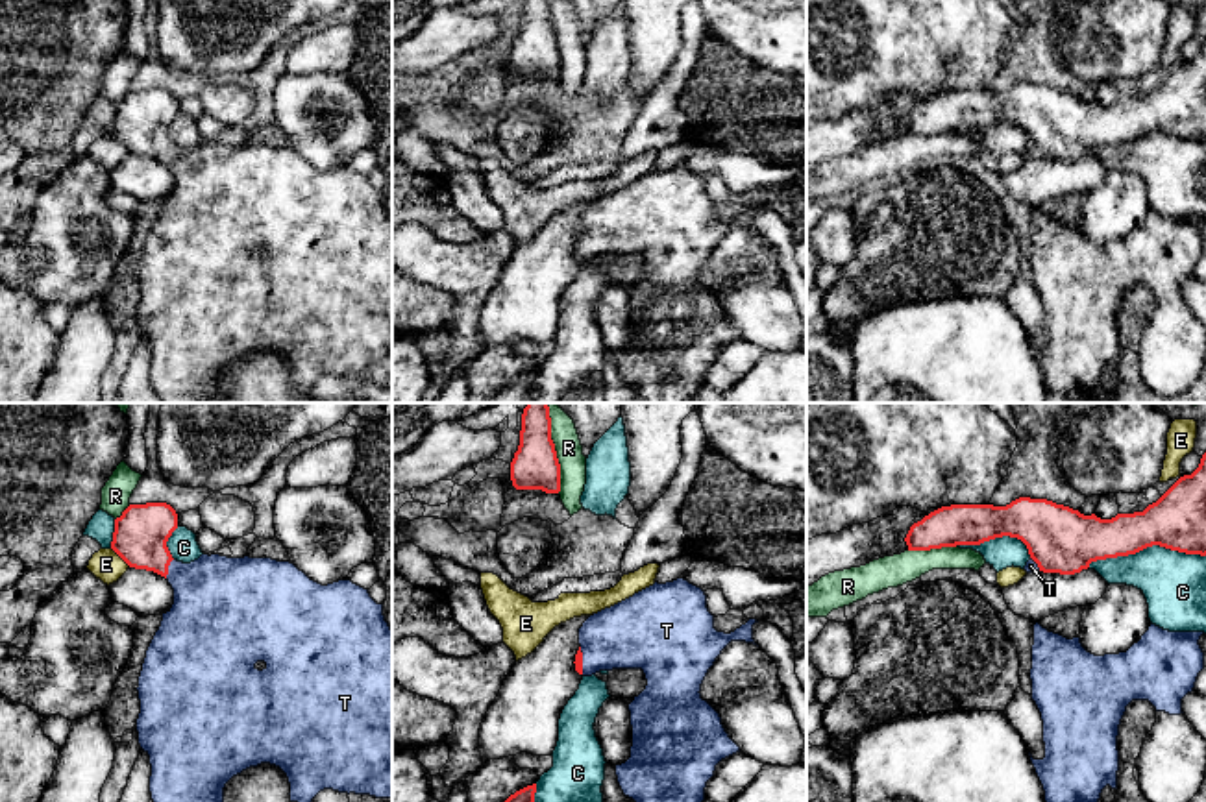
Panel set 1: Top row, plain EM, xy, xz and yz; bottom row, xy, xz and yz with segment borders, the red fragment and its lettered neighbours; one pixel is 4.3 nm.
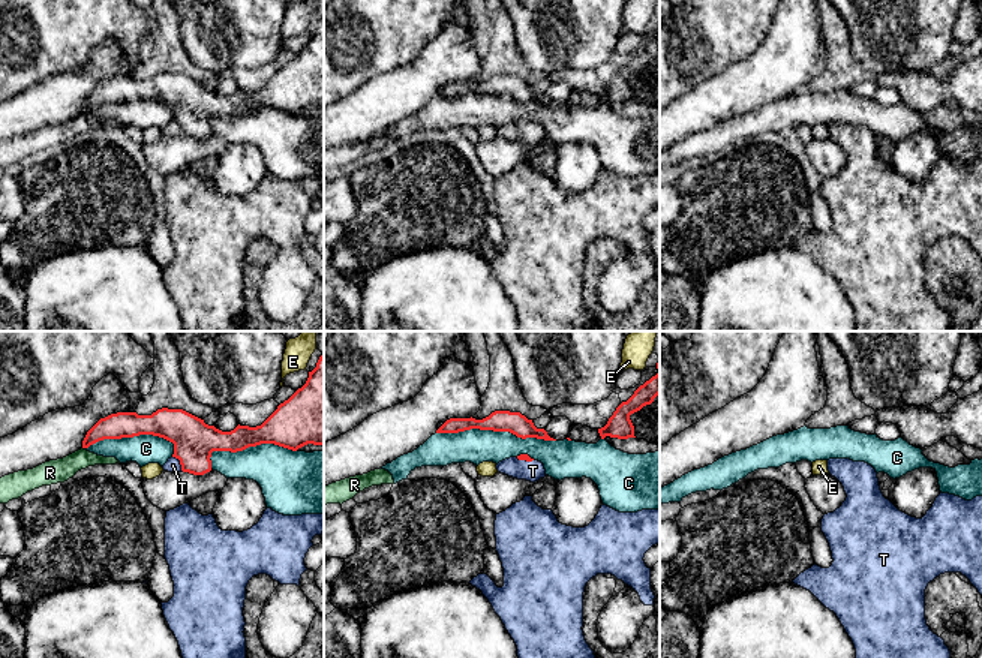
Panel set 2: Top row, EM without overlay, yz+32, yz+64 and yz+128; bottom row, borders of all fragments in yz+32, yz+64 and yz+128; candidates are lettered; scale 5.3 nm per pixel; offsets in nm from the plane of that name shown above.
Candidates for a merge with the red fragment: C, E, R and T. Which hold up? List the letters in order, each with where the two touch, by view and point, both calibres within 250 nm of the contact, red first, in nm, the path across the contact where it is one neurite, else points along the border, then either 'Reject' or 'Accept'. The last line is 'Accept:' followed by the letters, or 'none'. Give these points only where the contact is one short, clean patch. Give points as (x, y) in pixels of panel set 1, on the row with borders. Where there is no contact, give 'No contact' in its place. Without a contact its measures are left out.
C: Touches red at yz (1145, 547). Thickness 240 nm (red) against 280 nm. Reject
E: Touches red at xy (121, 557). Thickness 240 nm (red) against 140 nm. Reject
R: Touches red at xz (553, 448). Thickness 200 nm (red) against 120 nm. Reject
T: Touches red at xy (167, 568). Thickness 240 nm (red) against 360 nm. Path across: xy (141, 533), (141, 542), (167, 568), (215, 597). Accept
Accept: T

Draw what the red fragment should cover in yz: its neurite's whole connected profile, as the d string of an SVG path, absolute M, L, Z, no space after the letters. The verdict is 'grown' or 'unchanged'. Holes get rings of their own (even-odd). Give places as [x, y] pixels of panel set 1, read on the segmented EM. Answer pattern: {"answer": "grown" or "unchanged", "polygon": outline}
{"answer": "grown", "polygon": "M1206 453L1191 475L1180 477L1143 512L1101 519L1095 514L1084 516L1069 506L1030 497L1019 497L1006 506L951 504L914 523L904 541L908 551L930 551L956 545L980 545L1003 536L1017 538L1027 545L1030 554L1025 565L1027 573L1075 575L1088 569L1091 562L1136 554L1152 545L1206 556Z"}

